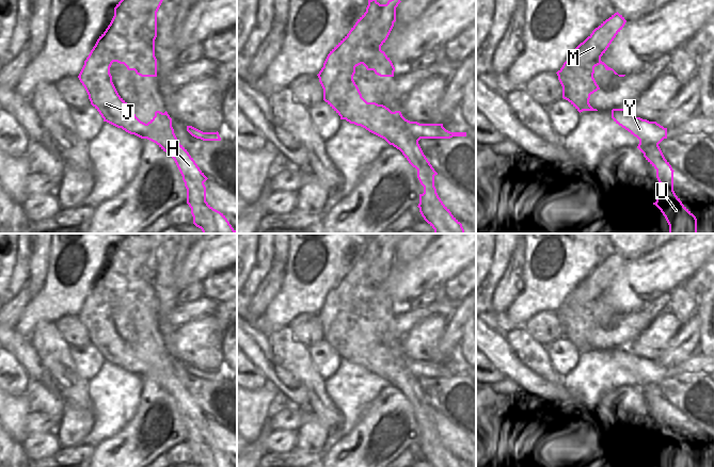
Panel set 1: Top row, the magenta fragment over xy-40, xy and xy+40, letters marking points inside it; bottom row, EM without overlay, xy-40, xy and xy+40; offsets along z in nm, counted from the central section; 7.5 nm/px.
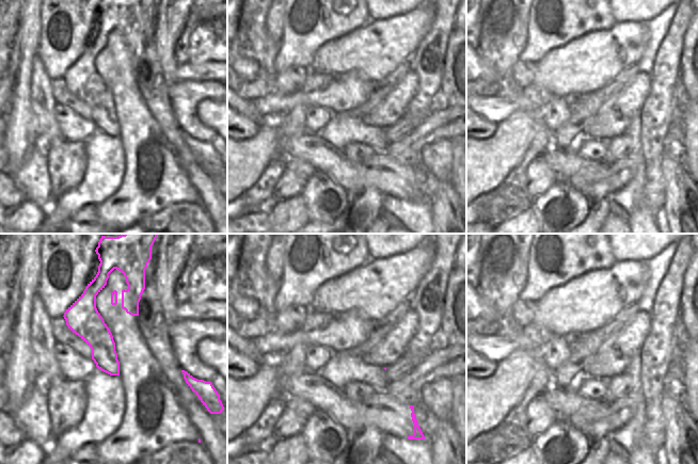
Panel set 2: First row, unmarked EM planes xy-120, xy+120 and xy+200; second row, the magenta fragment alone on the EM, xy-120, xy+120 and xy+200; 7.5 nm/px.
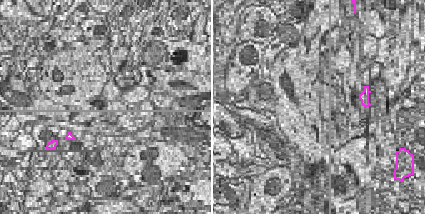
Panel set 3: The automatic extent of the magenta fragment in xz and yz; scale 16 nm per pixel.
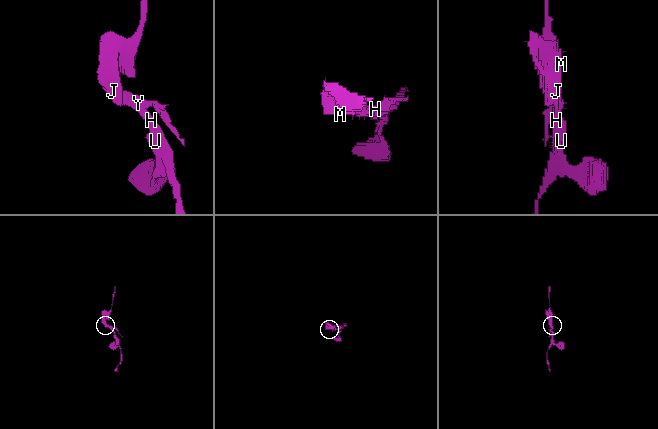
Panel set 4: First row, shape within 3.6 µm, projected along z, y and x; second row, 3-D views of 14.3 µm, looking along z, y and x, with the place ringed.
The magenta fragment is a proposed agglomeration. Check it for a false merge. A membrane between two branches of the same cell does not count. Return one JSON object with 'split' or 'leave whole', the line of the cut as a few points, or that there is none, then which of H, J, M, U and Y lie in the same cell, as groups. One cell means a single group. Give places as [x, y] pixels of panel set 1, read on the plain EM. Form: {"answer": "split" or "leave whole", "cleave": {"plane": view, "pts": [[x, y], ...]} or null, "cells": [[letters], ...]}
{"answer": "leave whole", "cleave": null, "cells": [["H", "J", "M", "U", "Y"]]}

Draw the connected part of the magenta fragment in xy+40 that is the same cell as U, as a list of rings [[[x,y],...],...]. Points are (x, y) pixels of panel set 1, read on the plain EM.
[[[628,347],[613,348],[612,357],[639,379],[637,387],[656,408],[663,432],[653,441],[665,455],[669,467],[697,467],[696,455],[682,442],[673,430],[673,408],[665,398],[659,383],[667,377],[667,367],[656,360],[636,356]]]

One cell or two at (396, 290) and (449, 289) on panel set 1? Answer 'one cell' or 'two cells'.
two cells

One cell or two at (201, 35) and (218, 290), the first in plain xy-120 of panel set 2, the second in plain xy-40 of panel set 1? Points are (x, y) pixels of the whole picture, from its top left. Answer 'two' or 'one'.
one

